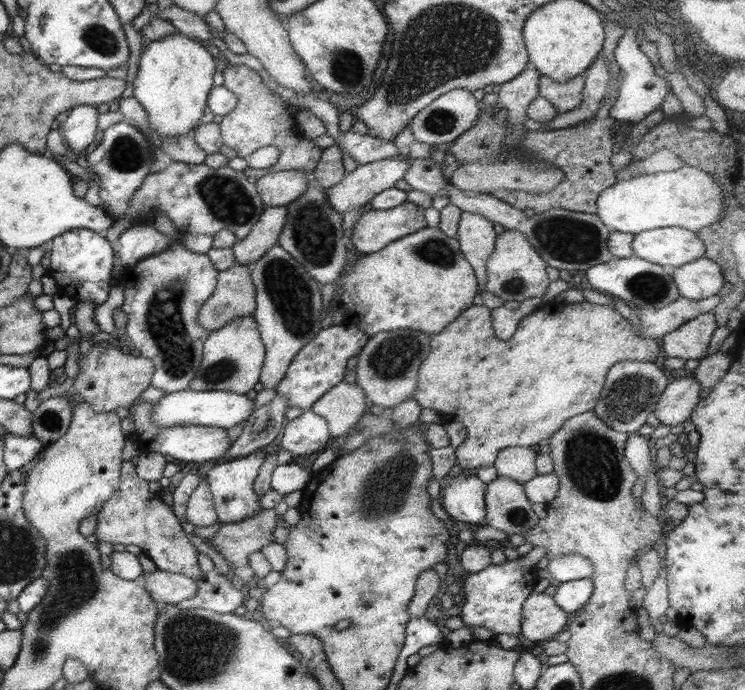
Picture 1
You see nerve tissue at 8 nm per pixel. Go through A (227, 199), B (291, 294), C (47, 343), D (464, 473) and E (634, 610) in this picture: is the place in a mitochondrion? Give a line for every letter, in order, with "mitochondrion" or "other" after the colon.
A: mitochondrion
B: mitochondrion
C: other
D: other
E: other

